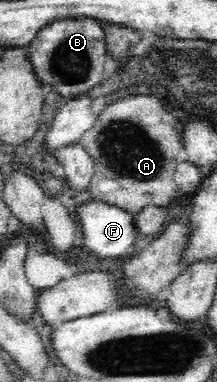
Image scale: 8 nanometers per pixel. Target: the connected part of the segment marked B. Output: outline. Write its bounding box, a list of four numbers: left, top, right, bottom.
[29,17,107,98]

